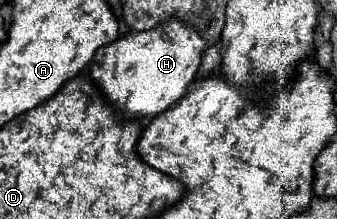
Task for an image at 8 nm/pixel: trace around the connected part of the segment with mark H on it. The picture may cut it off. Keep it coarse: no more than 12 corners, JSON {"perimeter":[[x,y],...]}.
{"perimeter":[[170,21],[100,47],[88,75],[126,119],[184,97],[206,41]]}

